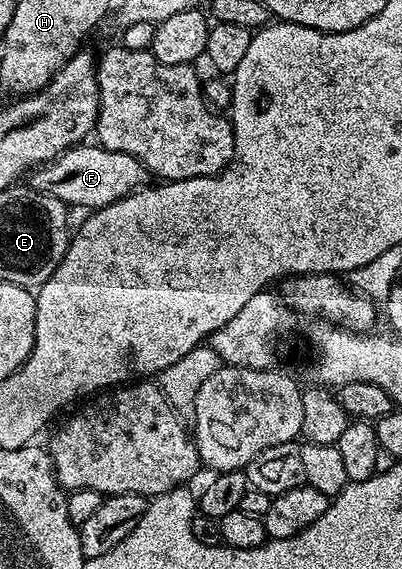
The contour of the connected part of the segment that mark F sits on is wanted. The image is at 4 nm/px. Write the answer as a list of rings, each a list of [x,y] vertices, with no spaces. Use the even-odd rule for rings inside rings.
[[[84,143],[66,149],[60,157],[31,170],[29,174],[31,188],[45,195],[53,195],[53,199],[62,201],[68,207],[80,205],[86,211],[104,209],[117,203],[121,198],[144,188],[147,180],[148,171],[136,157],[121,151],[109,151],[98,143]]]

